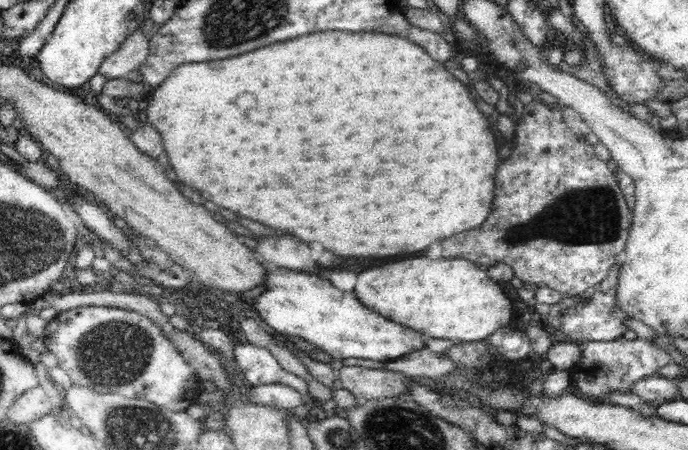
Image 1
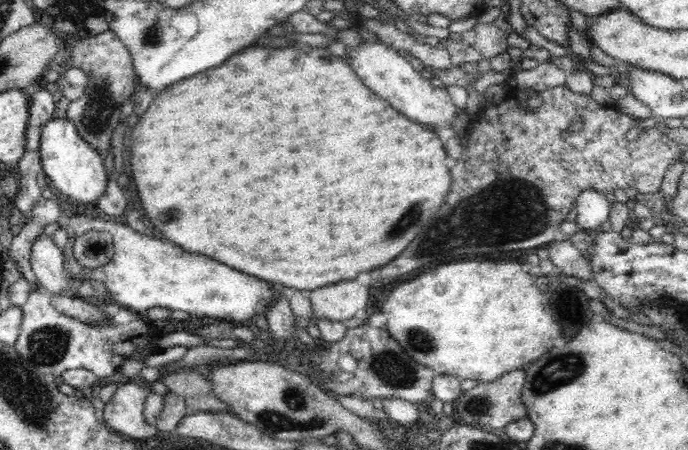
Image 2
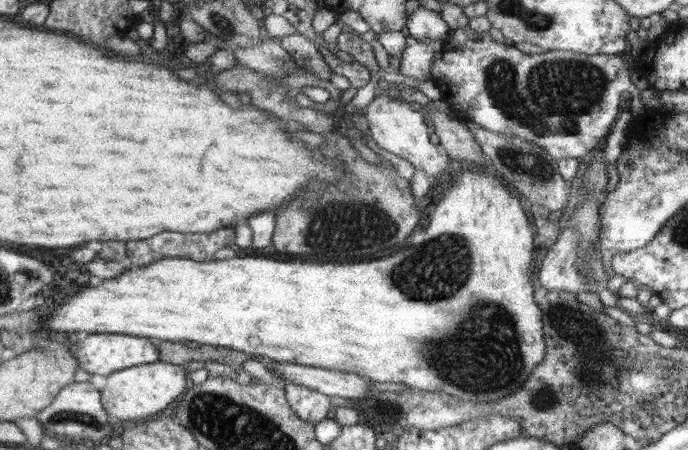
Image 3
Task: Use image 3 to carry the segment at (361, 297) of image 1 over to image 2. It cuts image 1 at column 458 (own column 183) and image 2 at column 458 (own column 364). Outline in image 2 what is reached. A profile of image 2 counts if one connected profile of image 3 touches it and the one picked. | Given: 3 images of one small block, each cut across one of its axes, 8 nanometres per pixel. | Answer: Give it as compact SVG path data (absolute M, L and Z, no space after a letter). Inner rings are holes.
M490 260L452 262L396 286L381 310L387 318L389 335L414 362L426 365L435 375L492 383L514 368L528 368L554 346L554 340L560 336L560 326L550 312L548 296L538 290L536 278L524 272L522 265L510 260L500 264Z

